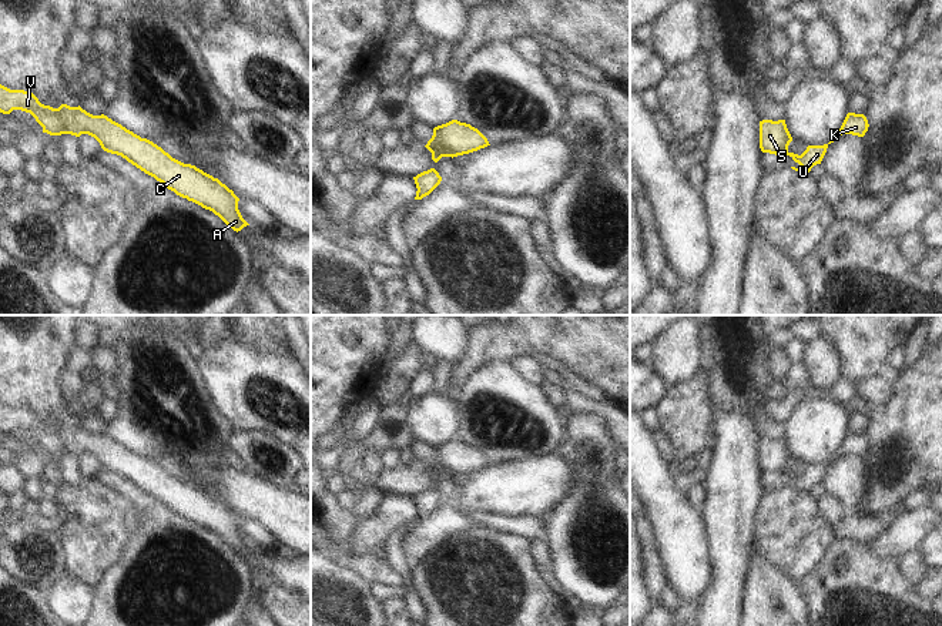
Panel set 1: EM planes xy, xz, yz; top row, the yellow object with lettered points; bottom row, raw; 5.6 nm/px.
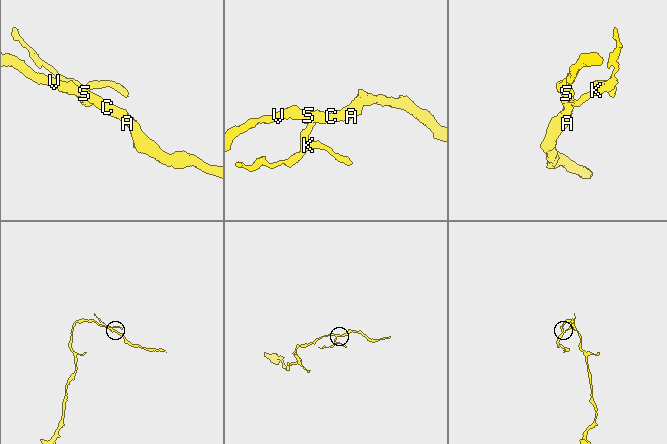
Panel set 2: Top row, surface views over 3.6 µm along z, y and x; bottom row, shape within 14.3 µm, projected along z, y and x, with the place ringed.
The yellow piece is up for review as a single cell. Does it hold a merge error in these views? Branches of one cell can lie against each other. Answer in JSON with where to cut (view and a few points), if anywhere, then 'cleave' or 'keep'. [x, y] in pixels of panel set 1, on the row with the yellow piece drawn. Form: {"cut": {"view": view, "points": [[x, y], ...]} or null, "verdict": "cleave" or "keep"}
{"cut": {"view": "xz", "points": [[431, 139], [435, 150], [443, 156]]}, "verdict": "cleave"}

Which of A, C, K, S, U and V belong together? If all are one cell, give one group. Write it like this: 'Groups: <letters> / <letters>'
Groups: A C S V / K U

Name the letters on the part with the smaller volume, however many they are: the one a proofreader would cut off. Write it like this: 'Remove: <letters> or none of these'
Remove: K, U

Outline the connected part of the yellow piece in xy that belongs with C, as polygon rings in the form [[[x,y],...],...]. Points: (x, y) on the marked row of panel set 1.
[[[0,84],[0,113],[10,114],[13,110],[30,113],[43,127],[43,133],[50,135],[94,137],[104,151],[121,155],[177,195],[212,211],[237,232],[249,225],[238,210],[239,198],[218,178],[172,158],[152,141],[141,138],[104,114],[93,116],[80,106],[61,104],[53,108],[41,104],[33,93]]]

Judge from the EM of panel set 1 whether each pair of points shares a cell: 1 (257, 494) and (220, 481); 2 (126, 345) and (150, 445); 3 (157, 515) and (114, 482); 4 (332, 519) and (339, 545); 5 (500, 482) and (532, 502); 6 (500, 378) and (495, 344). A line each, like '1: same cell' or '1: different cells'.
1: same cell
2: same cell
3: same cell
4: same cell
5: same cell
6: different cells

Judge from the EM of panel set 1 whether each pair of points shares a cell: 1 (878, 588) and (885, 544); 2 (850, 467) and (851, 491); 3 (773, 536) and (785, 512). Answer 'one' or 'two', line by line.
1: two
2: one
3: one

